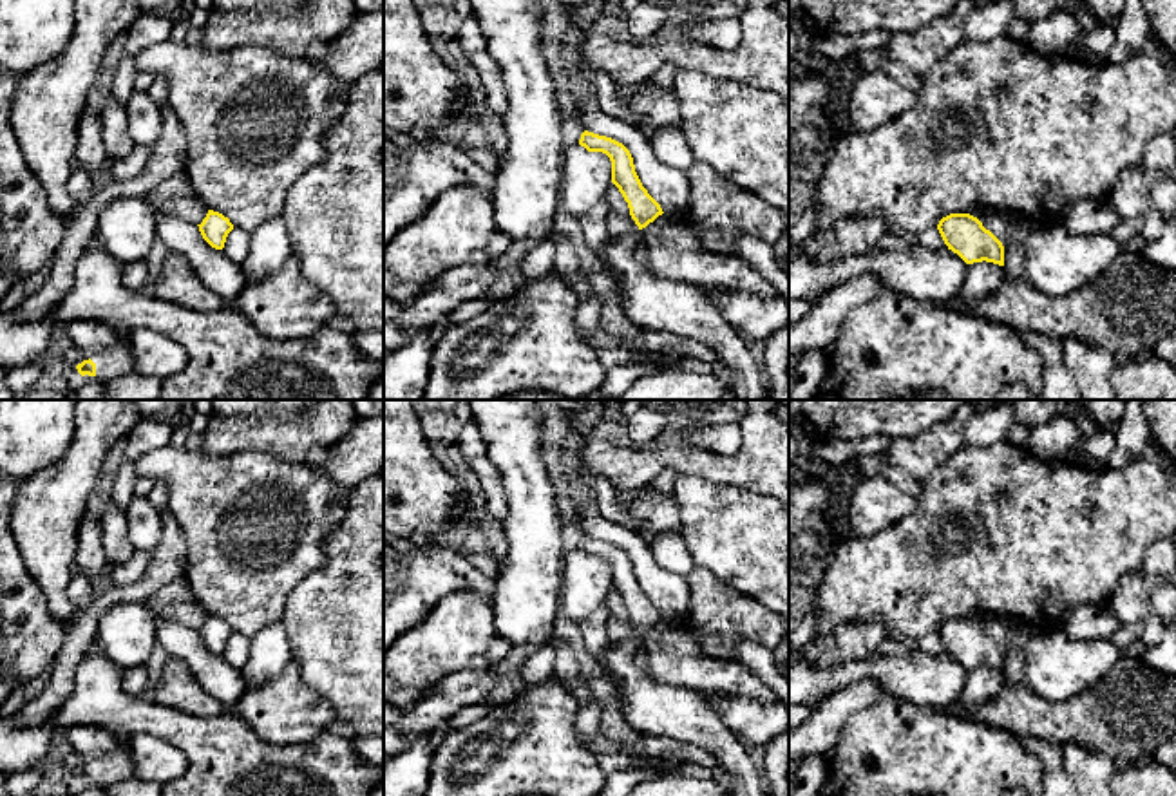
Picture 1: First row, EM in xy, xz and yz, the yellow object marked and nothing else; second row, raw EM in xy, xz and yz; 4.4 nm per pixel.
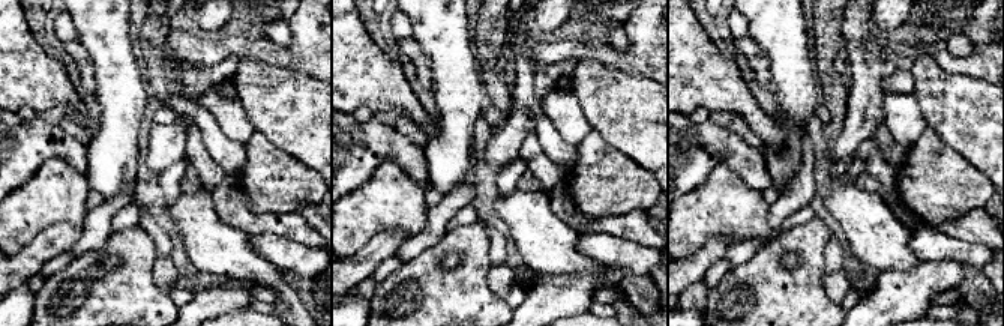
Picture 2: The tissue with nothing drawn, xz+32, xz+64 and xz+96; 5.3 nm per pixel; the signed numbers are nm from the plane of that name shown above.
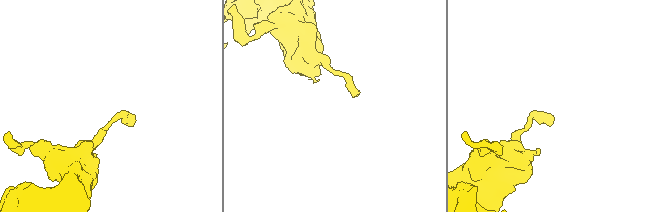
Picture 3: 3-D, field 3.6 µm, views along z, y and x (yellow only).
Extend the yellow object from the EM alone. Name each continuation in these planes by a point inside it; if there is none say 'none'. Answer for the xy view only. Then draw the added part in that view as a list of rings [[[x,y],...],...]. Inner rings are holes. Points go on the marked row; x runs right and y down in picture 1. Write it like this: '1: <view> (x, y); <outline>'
1: xy (111, 364); [[[127,342],[103,353],[92,353],[92,351],[72,347],[65,353],[63,364],[65,364],[63,378],[71,391],[85,384],[103,384],[107,380],[112,380],[134,371],[134,358],[130,353],[130,346]],[[89,358],[96,364],[96,374],[81,376],[76,365]]]

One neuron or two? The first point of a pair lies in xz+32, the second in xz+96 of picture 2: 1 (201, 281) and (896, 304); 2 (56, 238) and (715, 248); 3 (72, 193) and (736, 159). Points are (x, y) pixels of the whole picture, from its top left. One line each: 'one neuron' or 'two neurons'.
1: two neurons
2: one neuron
3: two neurons

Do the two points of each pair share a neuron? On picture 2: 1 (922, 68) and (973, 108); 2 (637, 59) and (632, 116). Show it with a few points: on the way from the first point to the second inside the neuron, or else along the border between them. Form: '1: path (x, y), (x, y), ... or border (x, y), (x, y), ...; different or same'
1: path (934, 80), (961, 107); same
2: border (602, 62), (611, 68), (641, 74), (652, 80); different

